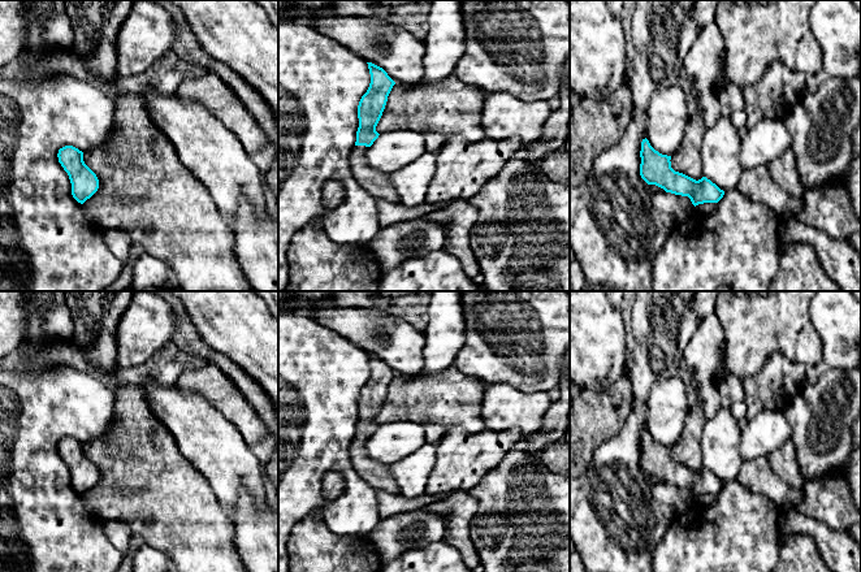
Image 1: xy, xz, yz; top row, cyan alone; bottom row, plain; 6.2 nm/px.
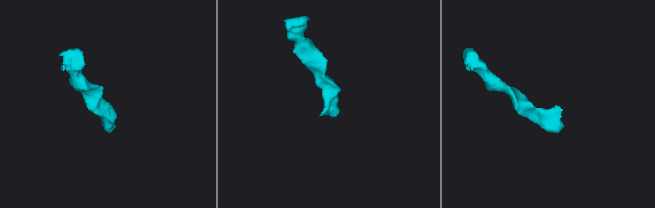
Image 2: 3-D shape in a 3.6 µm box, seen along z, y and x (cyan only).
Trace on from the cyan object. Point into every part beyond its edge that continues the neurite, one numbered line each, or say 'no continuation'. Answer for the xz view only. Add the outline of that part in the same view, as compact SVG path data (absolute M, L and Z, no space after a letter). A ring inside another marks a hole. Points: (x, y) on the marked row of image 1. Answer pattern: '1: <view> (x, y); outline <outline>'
1: xz (376, 182); outline M354 146L349 155L351 173L355 181L375 199L399 203L395 190L389 181L389 173L368 166L364 161L368 147Z

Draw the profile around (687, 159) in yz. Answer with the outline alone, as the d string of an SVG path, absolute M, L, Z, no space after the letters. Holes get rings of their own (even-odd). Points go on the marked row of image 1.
M698 105L697 113L689 117L680 147L671 156L671 168L675 172L683 173L696 181L702 178L700 147L706 130L708 126L704 122L702 109Z

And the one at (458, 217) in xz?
M464 199L450 202L438 212L427 216L427 218L434 218L444 226L444 250L459 260L464 273L470 278L480 273L470 242L471 229L476 224L477 217L477 208Z

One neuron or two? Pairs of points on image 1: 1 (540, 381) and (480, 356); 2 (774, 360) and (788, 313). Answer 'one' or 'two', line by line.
1: one
2: two

